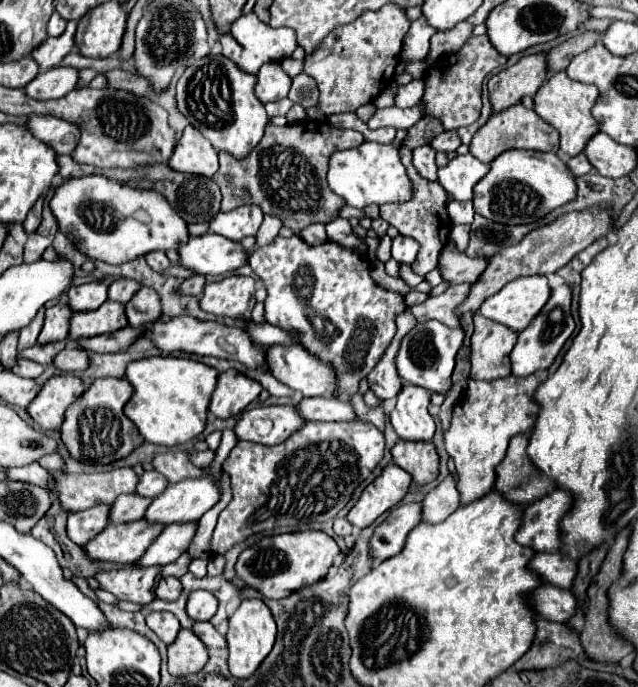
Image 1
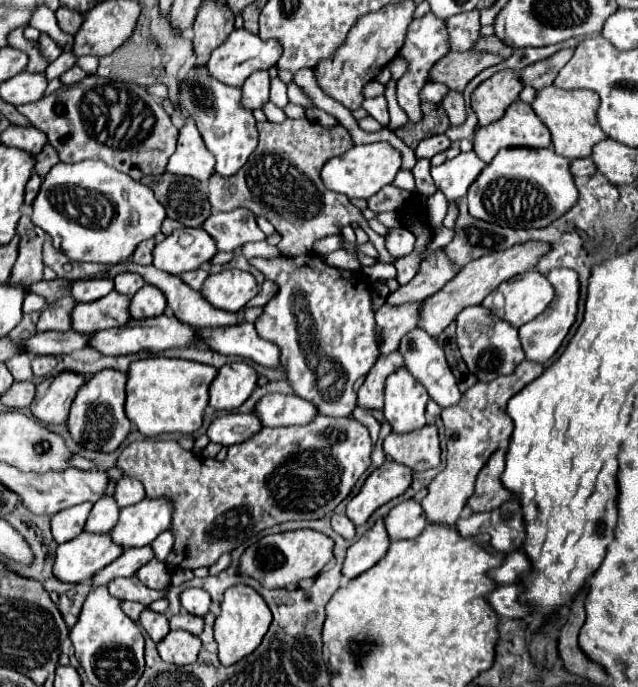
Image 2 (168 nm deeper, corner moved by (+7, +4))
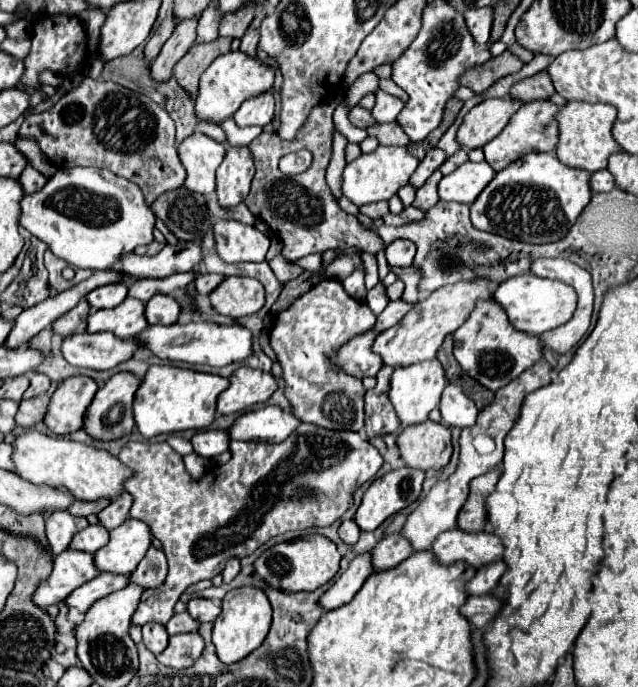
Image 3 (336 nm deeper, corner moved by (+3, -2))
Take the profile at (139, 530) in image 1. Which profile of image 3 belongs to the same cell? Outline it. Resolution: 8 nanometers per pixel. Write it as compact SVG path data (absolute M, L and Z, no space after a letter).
M67 549L55 557L51 575L35 589L31 599L39 609L47 609L49 605L61 603L67 593L75 591L79 585L91 581L97 575L99 571L95 569L91 553Z

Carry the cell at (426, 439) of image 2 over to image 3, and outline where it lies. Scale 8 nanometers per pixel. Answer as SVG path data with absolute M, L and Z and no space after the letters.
M429 419L419 425L405 427L397 437L397 447L401 459L409 467L419 467L423 471L445 467L453 453L451 431Z

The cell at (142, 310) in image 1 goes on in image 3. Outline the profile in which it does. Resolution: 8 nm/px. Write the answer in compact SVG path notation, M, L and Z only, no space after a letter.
M155 295L149 303L147 303L147 309L145 309L145 317L149 321L149 325L171 325L171 323L177 323L177 317L179 317L179 303L171 297L171 295Z

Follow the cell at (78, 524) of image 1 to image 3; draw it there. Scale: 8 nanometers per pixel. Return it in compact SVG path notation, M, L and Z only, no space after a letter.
M55 511L45 517L45 533L53 555L59 555L71 543L71 537L85 529L89 523L85 517L69 515L67 511Z

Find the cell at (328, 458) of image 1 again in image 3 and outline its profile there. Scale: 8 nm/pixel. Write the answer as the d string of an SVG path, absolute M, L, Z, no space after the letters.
M301 423L283 443L277 445L233 441L231 453L233 455L229 463L219 465L217 471L209 469L199 481L193 481L183 465L183 457L175 453L167 443L129 441L121 449L119 459L123 461L123 465L135 471L135 477L131 477L131 481L127 481L125 485L125 489L133 495L131 517L145 521L151 527L153 537L163 543L169 567L163 585L147 589L143 593L141 603L135 615L131 617L133 625L145 625L149 621L165 625L171 619L173 607L183 595L183 591L201 579L213 579L215 575L219 575L233 555L239 557L239 553L253 553L271 537L293 529L333 525L353 505L353 491L361 487L367 479L373 479L373 475L385 463L379 451L359 433L329 431L309 423Z

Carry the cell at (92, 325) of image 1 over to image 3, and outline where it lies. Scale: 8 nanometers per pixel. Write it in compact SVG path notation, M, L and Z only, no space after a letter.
M127 297L115 309L91 311L87 321L89 321L89 327L87 327L89 333L109 331L119 339L133 339L149 325L145 319L145 303L131 297Z

